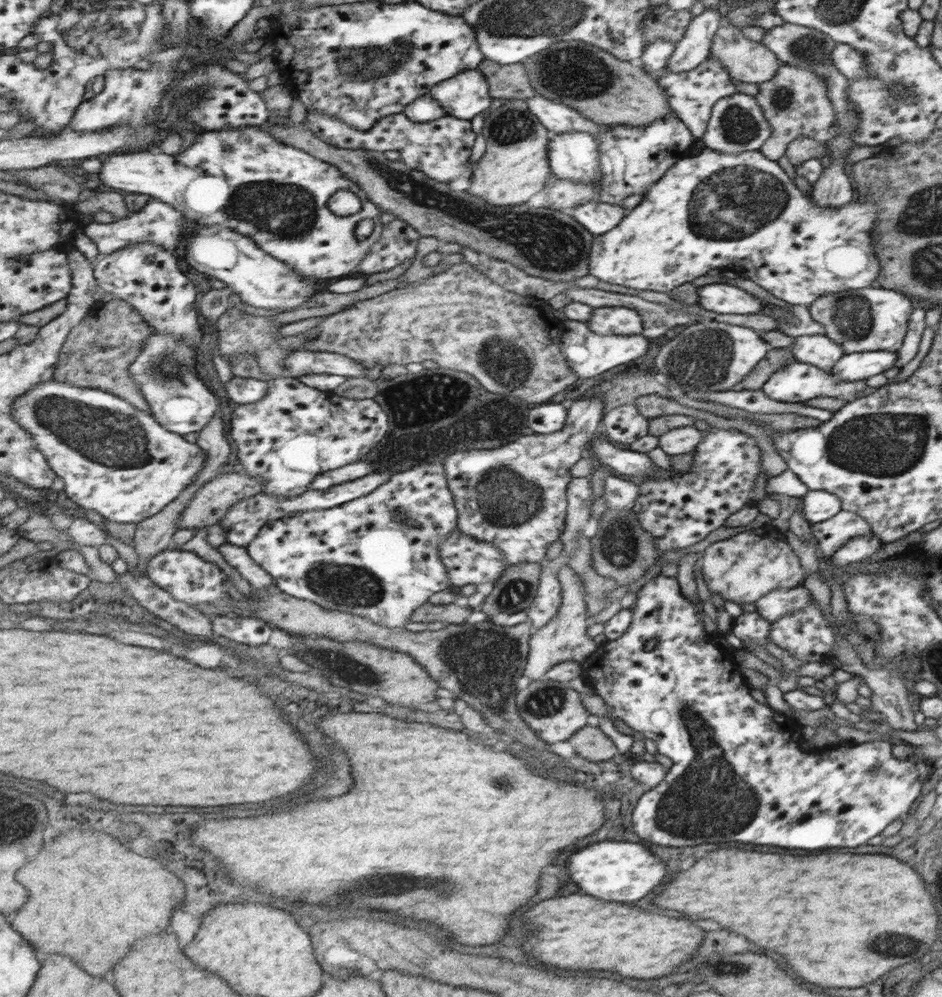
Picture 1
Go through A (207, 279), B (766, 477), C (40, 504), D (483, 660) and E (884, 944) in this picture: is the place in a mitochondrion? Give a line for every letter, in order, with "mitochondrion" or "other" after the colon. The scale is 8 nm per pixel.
A: other
B: other
C: other
D: mitochondrion
E: mitochondrion

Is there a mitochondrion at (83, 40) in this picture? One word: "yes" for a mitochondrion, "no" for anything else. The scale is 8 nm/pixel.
yes

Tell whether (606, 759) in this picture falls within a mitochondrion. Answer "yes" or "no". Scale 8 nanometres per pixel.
no

